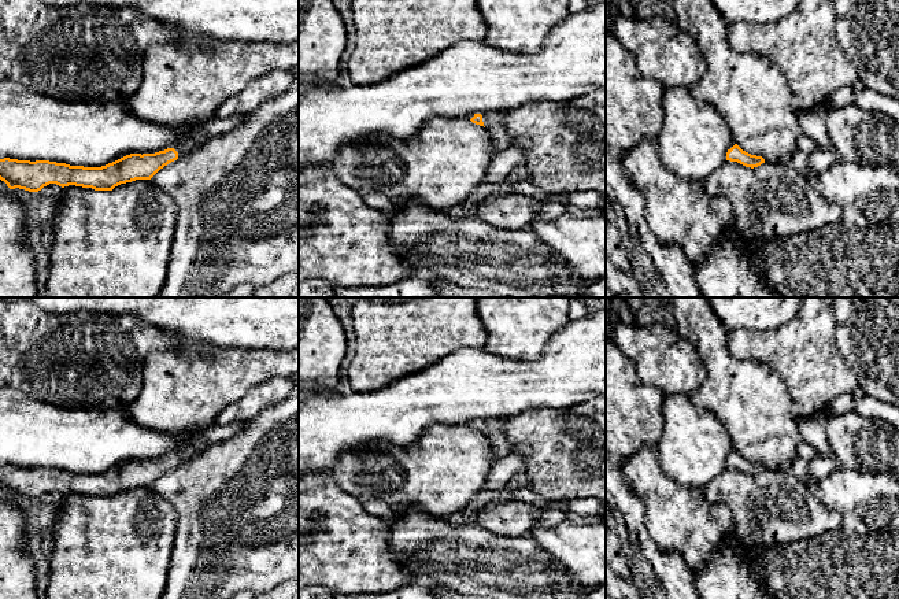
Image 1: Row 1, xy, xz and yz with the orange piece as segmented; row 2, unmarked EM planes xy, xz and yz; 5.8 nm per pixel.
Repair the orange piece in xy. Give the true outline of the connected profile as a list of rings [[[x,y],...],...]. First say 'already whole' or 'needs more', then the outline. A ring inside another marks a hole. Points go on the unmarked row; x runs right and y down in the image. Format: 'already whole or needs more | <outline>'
needs more | [[[245,422],[229,425],[211,424],[185,448],[155,461],[130,461],[101,474],[70,473],[49,467],[0,466],[0,487],[10,496],[38,499],[49,491],[112,498],[115,493],[136,487],[151,487],[160,476],[185,463],[208,445],[225,441],[243,432]]]

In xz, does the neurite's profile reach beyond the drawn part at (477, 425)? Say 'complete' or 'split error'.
split error

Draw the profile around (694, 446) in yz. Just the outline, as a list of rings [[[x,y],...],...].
[[[665,395],[661,411],[662,433],[655,450],[659,469],[680,487],[704,488],[722,474],[729,452],[735,450],[728,428],[711,411],[695,406],[689,395]]]

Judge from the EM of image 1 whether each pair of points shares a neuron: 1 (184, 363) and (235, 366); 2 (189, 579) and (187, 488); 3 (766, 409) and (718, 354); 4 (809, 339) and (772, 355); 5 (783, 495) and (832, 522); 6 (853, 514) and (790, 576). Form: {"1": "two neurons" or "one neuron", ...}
{"1": "one neuron", "2": "one neuron", "3": "one neuron", "4": "one neuron", "5": "one neuron", "6": "two neurons"}

